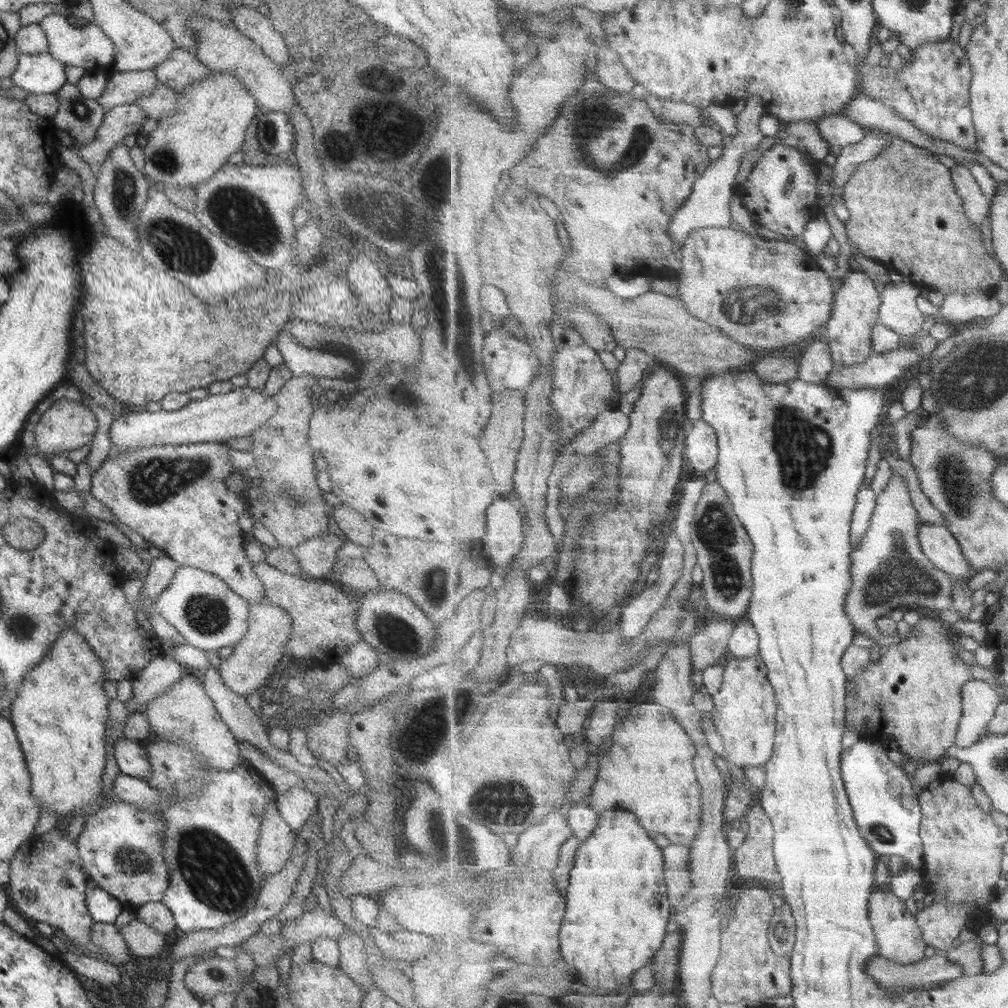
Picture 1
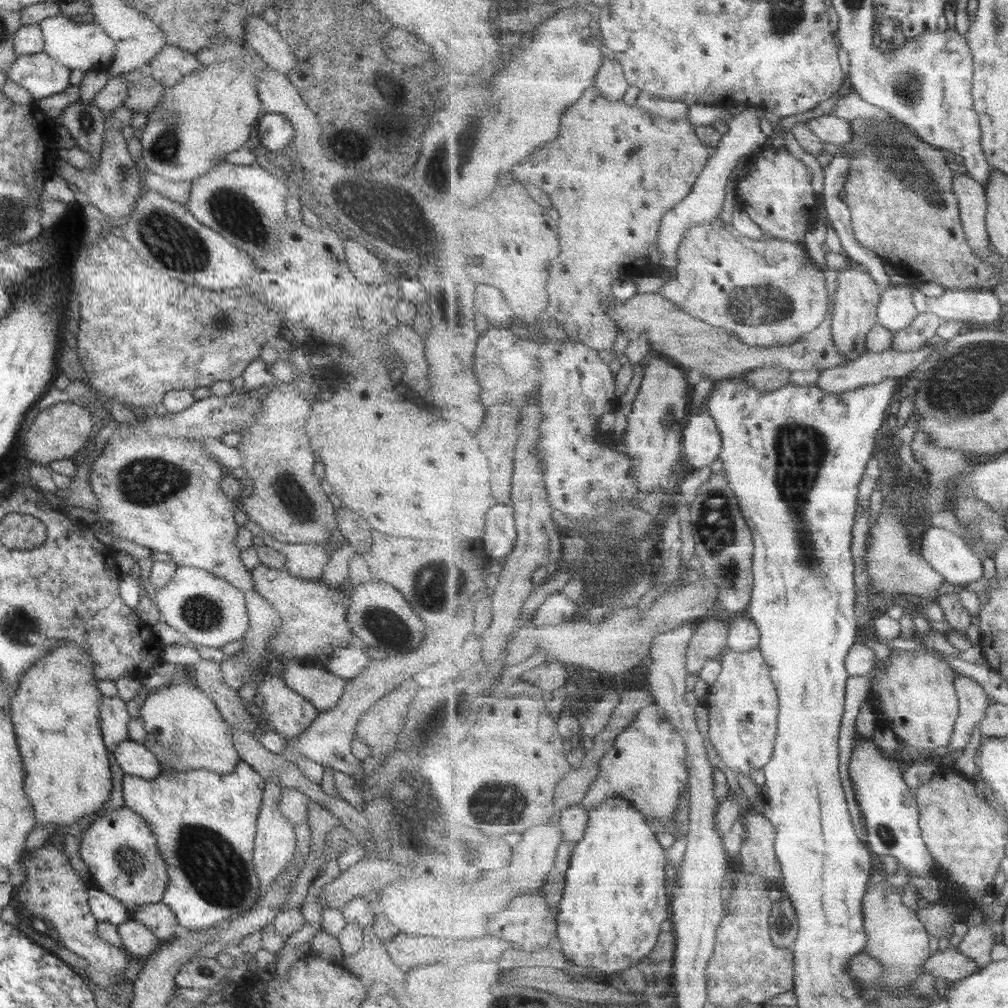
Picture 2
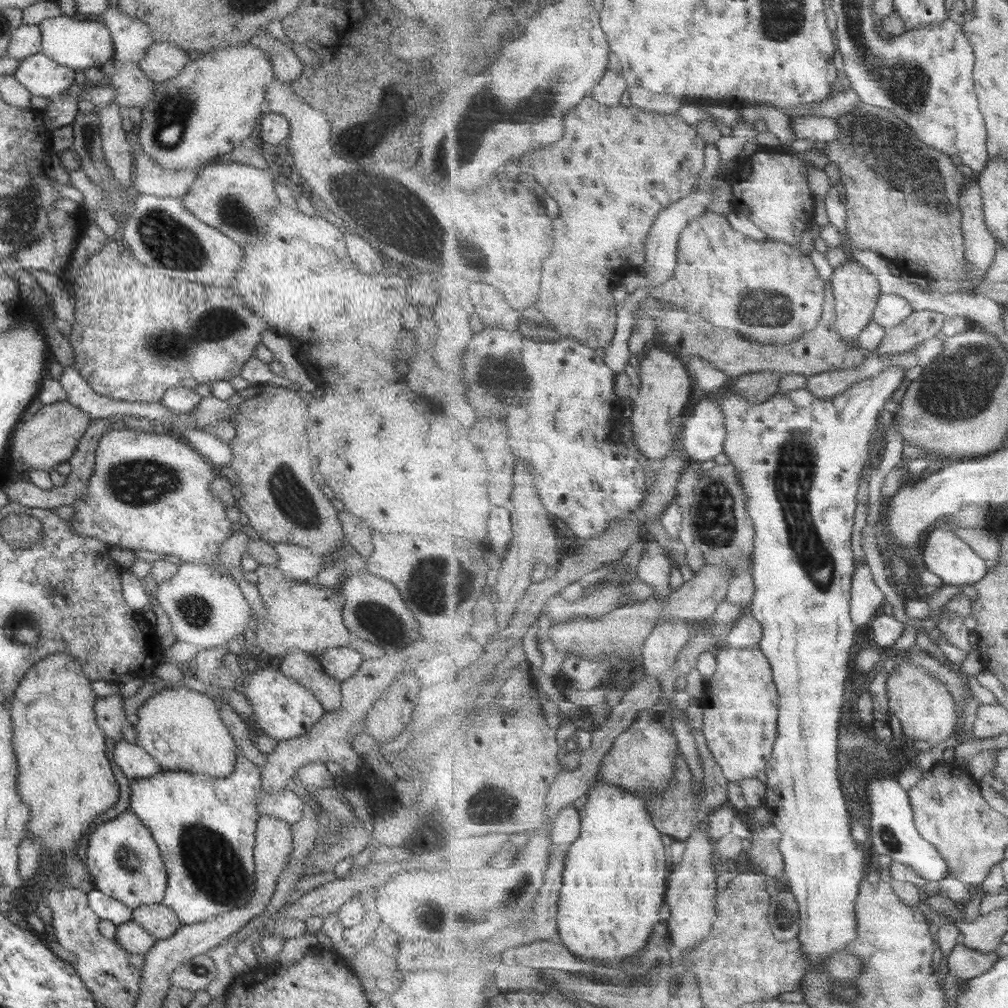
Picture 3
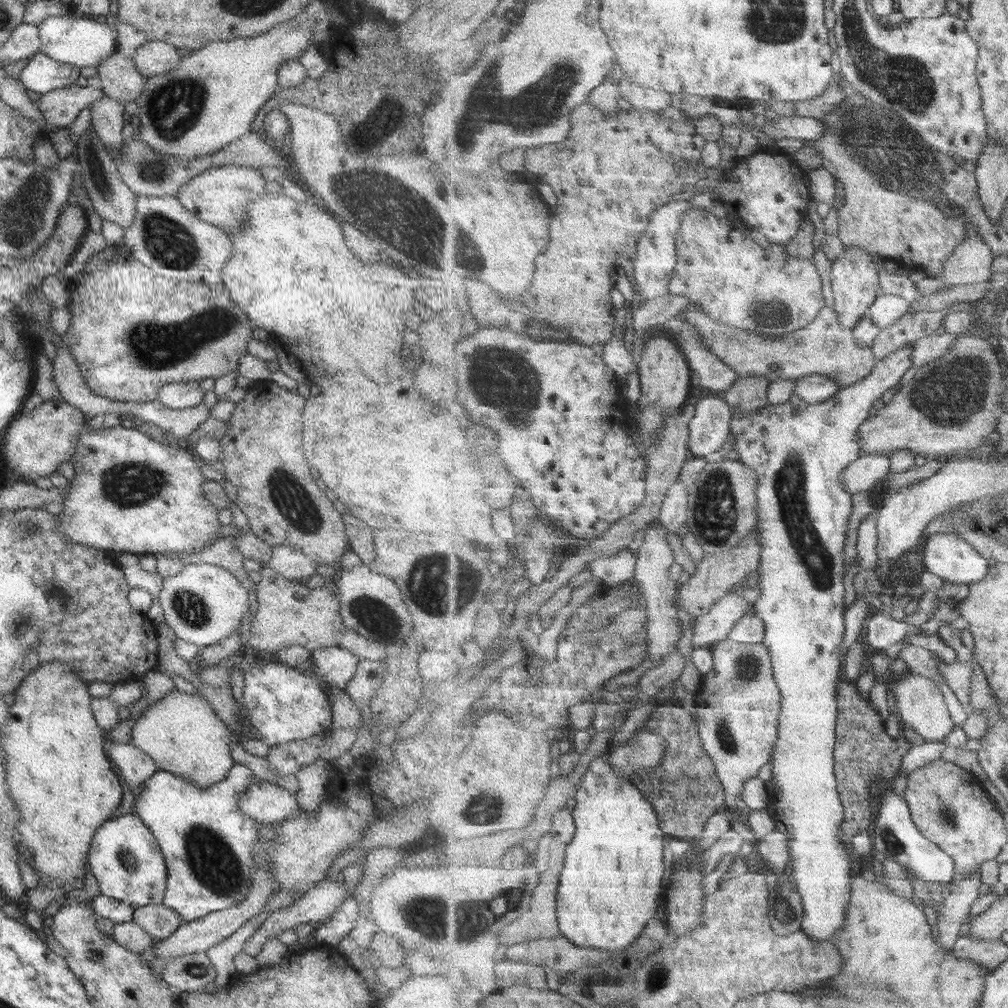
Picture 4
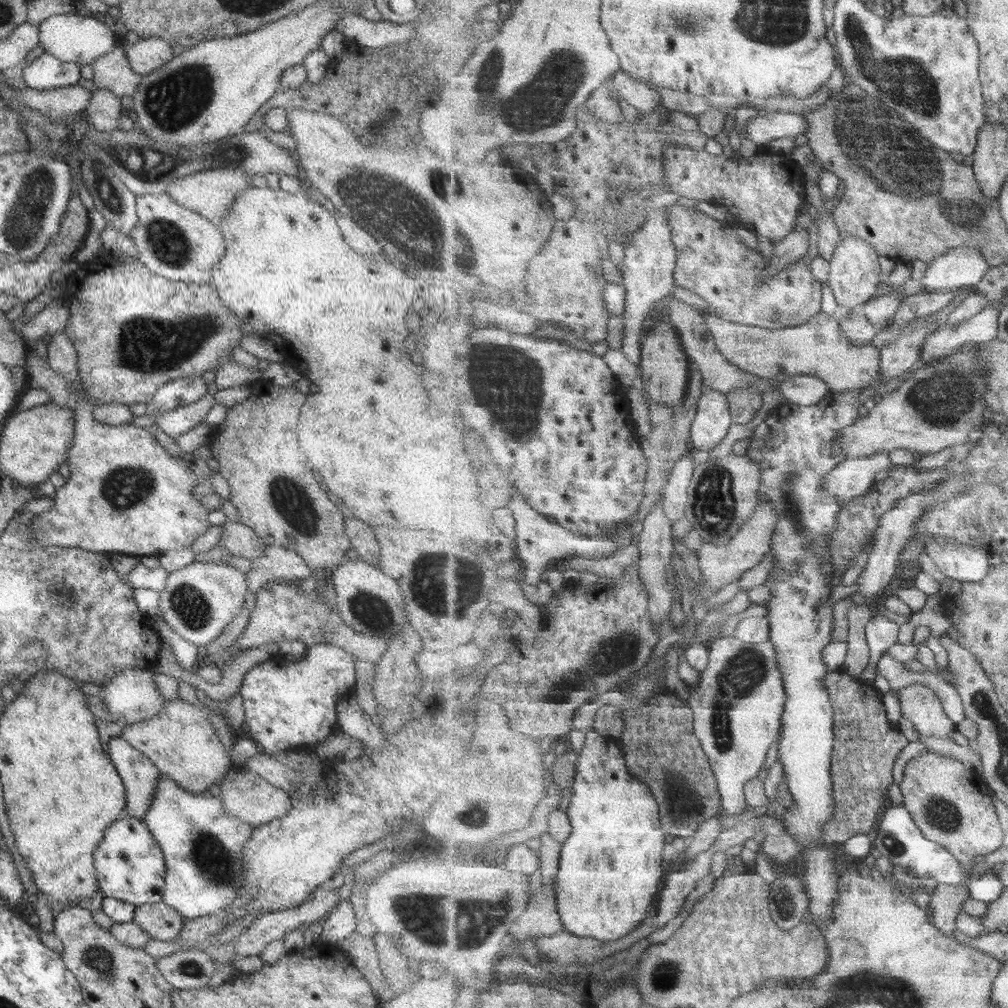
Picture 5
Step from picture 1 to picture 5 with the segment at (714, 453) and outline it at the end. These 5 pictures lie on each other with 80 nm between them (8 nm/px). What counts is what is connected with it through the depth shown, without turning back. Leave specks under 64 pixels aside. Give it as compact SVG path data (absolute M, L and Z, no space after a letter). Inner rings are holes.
M704 387L692 423L691 449L710 451L729 434L732 412L727 393Z

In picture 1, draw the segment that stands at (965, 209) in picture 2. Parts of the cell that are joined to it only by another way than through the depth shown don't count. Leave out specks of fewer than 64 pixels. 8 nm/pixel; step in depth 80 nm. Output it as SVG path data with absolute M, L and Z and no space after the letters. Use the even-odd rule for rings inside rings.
M960 163L950 168L957 192L961 194L970 221L980 230L987 212L991 211L991 201L983 194L982 188L973 176L970 166Z

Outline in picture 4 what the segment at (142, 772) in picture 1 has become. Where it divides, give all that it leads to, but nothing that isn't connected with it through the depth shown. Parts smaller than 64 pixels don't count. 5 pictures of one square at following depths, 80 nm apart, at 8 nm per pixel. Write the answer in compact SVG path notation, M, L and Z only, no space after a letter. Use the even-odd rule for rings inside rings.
M111 741L106 743L105 751L108 761L117 767L133 796L138 795L143 782L158 771L155 762L130 743Z

